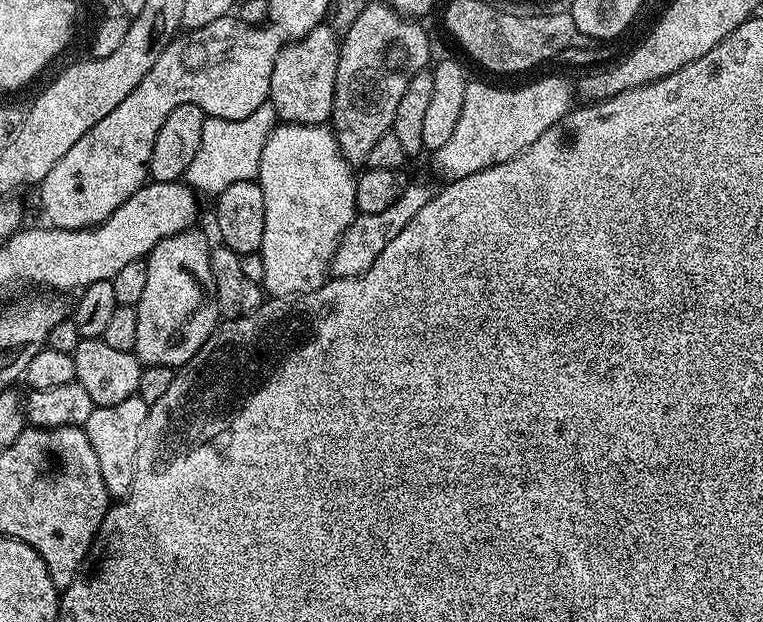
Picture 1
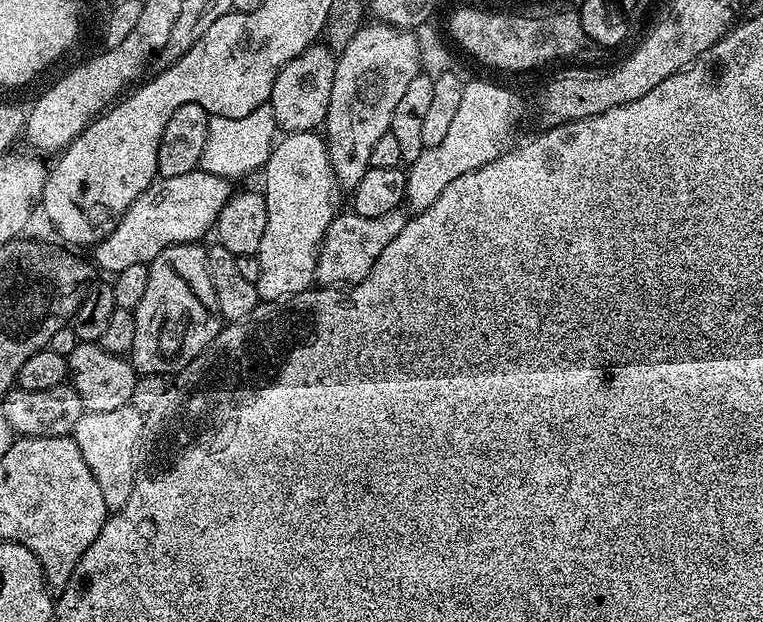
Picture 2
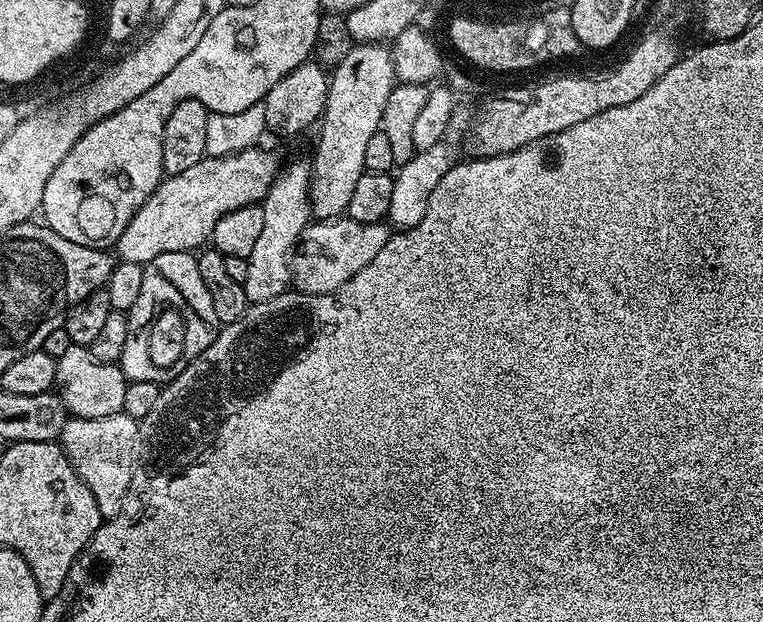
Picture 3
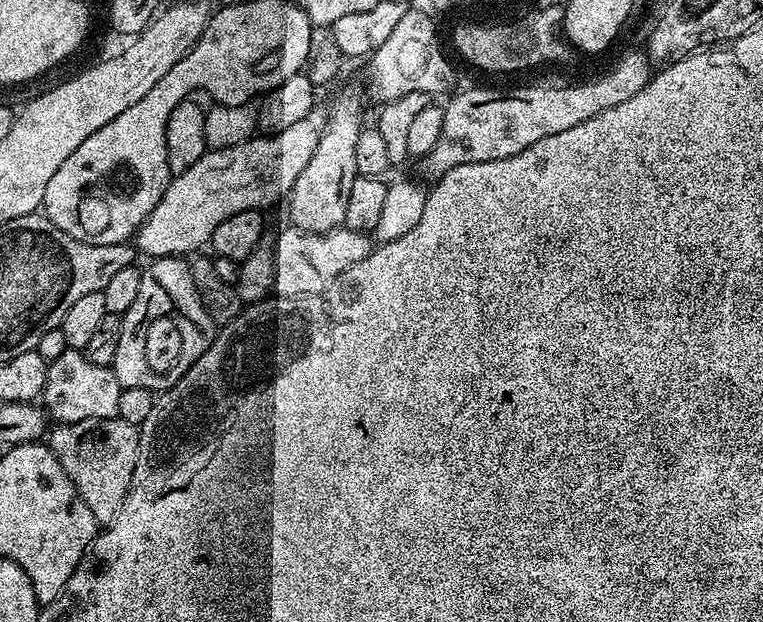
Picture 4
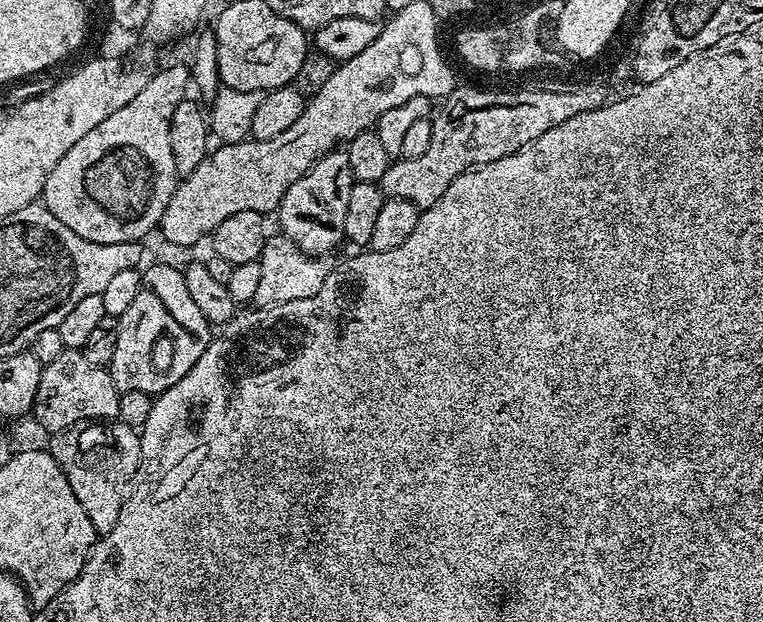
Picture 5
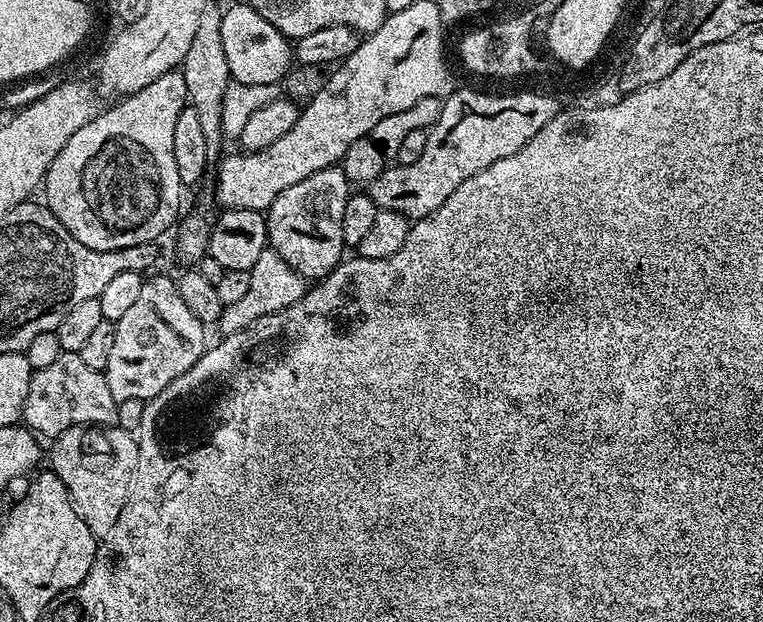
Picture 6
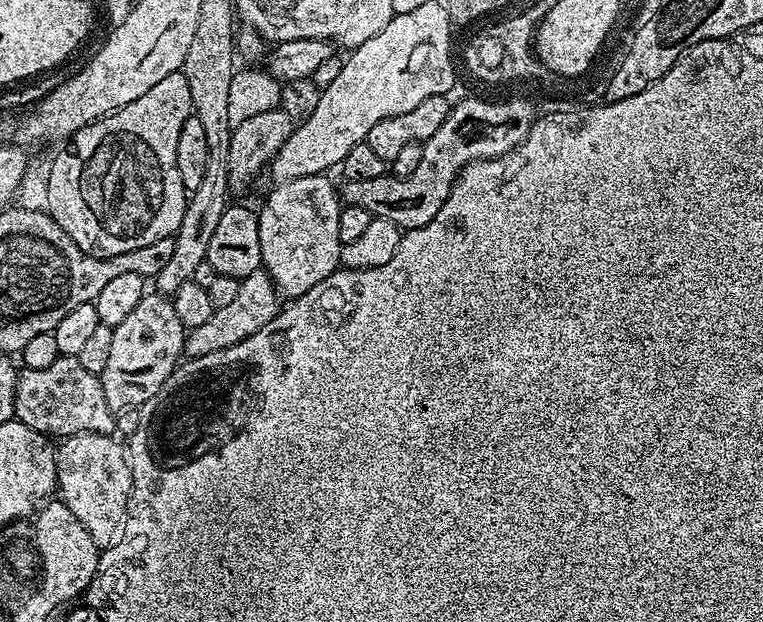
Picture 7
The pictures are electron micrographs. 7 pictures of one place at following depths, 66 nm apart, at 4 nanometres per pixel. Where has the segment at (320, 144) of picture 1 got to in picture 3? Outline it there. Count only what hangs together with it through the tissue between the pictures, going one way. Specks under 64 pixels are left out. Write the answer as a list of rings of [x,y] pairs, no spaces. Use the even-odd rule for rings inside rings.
[[[307,159],[296,160],[292,165],[285,167],[273,182],[270,190],[264,195],[262,207],[266,214],[266,222],[262,226],[262,235],[250,250],[248,255],[249,273],[246,274],[246,282],[243,284],[246,290],[246,298],[249,305],[270,302],[270,298],[278,298],[283,292],[289,291],[292,284],[292,257],[300,243],[300,233],[310,223],[310,201],[308,199],[308,185],[312,183],[312,170]]]

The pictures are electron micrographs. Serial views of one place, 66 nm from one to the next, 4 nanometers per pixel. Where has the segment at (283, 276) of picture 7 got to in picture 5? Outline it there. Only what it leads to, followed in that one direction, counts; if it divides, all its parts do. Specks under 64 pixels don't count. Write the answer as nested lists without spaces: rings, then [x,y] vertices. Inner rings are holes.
[[[333,150],[313,164],[311,170],[286,190],[278,209],[283,235],[289,236],[303,252],[317,258],[327,257],[344,240],[346,205],[354,181],[348,153]]]

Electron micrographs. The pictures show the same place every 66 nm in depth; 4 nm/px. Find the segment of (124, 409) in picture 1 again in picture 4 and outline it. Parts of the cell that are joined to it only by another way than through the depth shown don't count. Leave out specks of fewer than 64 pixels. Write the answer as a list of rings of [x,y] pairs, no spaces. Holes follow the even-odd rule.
[[[119,418],[56,424],[47,433],[46,443],[58,458],[62,470],[66,470],[70,482],[74,482],[82,502],[90,506],[90,514],[94,514],[97,525],[112,524],[132,485],[136,456],[140,452],[137,425]]]

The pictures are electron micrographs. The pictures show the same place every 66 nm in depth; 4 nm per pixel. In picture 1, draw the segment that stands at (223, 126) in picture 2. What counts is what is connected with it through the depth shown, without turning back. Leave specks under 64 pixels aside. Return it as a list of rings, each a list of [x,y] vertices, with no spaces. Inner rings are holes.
[[[265,102],[241,120],[223,120],[217,116],[209,116],[202,126],[202,142],[198,146],[198,154],[194,154],[194,162],[184,172],[183,179],[189,188],[197,193],[212,192],[219,194],[226,186],[234,186],[234,182],[256,180],[260,174],[262,146],[266,146],[268,135],[278,123],[274,106]]]

